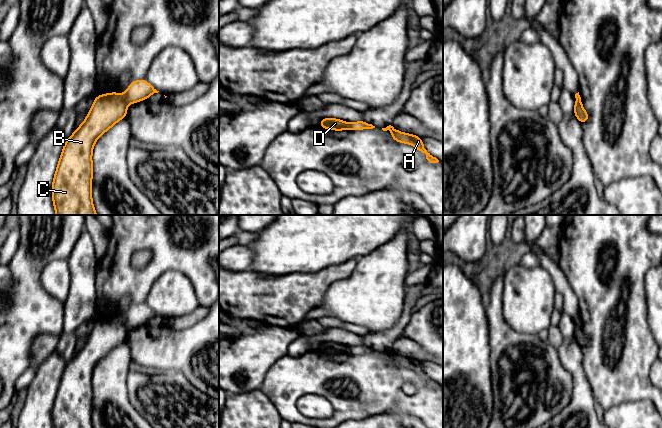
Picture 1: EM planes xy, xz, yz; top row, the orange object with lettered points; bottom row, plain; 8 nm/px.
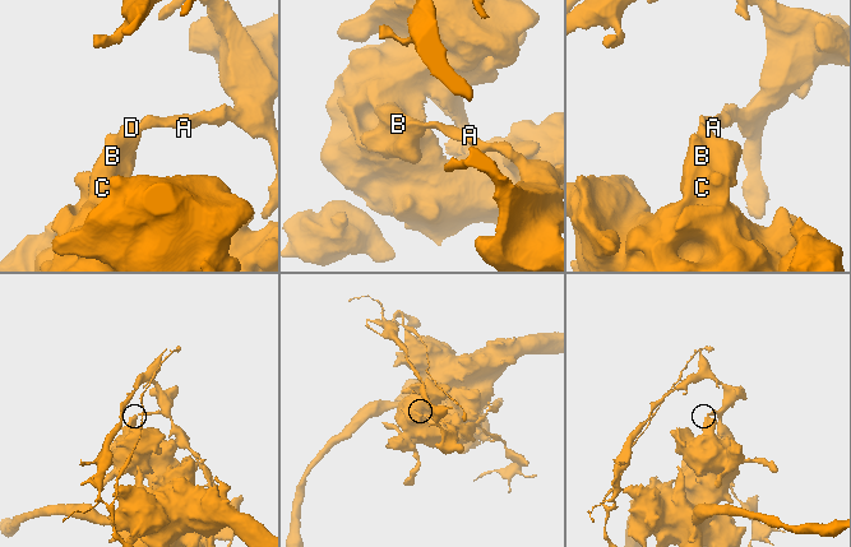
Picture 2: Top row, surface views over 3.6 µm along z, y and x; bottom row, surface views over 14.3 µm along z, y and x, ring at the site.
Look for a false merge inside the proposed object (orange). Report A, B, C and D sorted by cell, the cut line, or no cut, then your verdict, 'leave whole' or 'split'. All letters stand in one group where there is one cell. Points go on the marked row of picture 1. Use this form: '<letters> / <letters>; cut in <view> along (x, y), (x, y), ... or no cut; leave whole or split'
A / B C D; cut in xy along (122, 95), (126, 102); split

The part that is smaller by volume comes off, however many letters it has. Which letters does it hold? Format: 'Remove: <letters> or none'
Remove: A

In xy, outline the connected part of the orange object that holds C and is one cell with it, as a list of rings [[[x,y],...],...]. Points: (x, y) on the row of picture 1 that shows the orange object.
[[[112,92],[95,97],[85,121],[67,138],[62,149],[52,184],[56,215],[97,215],[92,202],[92,151],[96,140],[115,123],[126,117],[127,102],[123,95]]]

